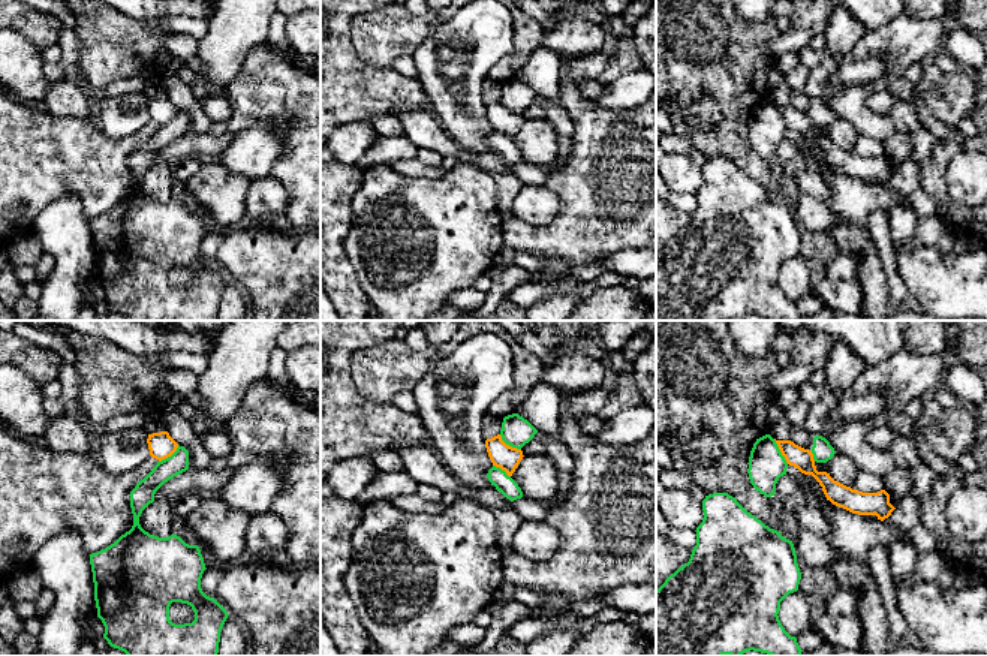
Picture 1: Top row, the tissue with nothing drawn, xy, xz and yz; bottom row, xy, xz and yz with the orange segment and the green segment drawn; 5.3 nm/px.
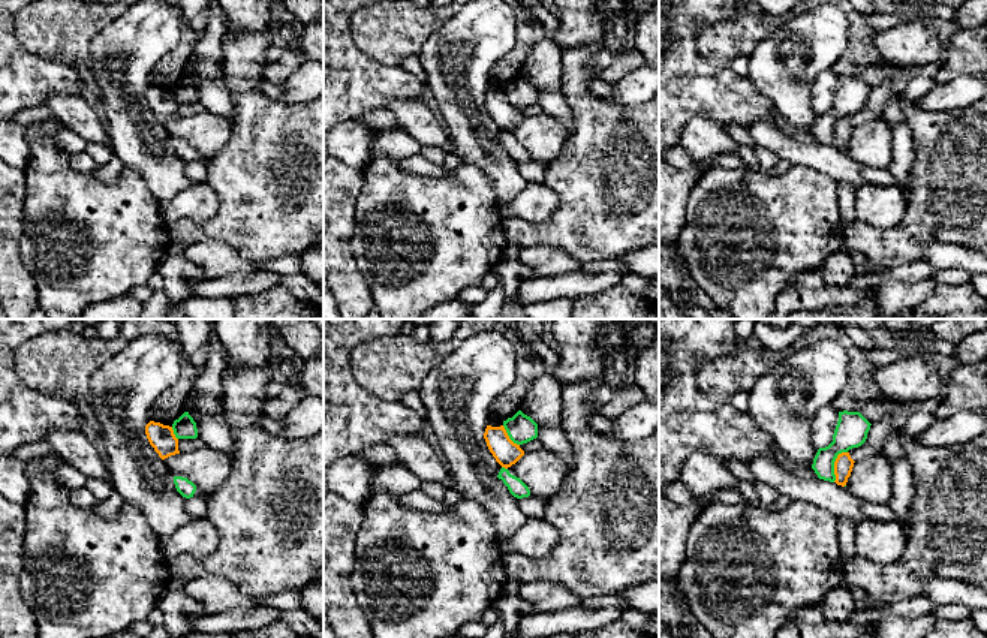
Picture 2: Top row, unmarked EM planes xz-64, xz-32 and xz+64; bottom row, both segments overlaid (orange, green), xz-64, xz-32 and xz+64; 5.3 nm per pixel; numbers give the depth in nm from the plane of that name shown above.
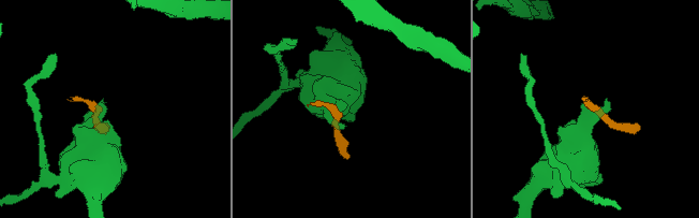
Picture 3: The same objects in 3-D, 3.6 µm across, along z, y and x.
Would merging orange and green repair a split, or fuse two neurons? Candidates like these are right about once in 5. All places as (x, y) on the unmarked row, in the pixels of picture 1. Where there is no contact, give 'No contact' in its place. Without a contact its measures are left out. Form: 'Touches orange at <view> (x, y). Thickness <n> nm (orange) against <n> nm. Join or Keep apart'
Touches orange at yz (781, 116). Thickness 120 nm (orange) against 190 nm. Keep apart

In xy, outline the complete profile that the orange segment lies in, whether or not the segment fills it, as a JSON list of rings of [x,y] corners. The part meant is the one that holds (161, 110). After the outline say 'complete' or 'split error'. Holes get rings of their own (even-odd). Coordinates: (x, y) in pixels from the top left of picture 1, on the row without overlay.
[[[168,96],[148,99],[147,108],[150,120],[159,126],[171,121],[178,112],[178,108],[169,100]]]; complete

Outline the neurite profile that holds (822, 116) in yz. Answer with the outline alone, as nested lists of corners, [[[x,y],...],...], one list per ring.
[[[815,100],[813,102],[812,118],[813,118],[813,124],[816,127],[827,127],[828,124],[833,123],[836,115],[825,102]]]

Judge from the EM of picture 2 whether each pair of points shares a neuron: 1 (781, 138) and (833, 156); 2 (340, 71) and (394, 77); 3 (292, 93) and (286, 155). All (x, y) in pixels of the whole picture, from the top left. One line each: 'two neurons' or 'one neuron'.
1: one neuron
2: one neuron
3: two neurons

